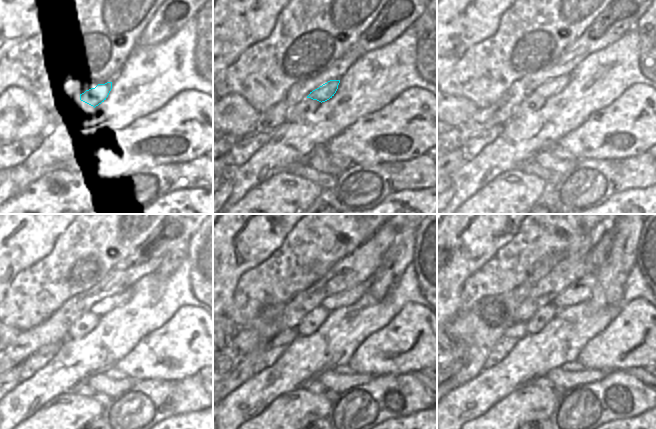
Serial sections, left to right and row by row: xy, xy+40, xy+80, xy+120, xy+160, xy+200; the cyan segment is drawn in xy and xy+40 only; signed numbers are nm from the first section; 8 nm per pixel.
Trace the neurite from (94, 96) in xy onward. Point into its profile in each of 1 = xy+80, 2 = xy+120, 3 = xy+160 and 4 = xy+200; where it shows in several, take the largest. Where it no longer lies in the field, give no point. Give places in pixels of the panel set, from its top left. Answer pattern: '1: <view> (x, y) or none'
1: xy+80 (552, 87)
2: xy+120 (106, 305)
3: xy+160 (349, 297)
4: xy+200 (580, 292)

